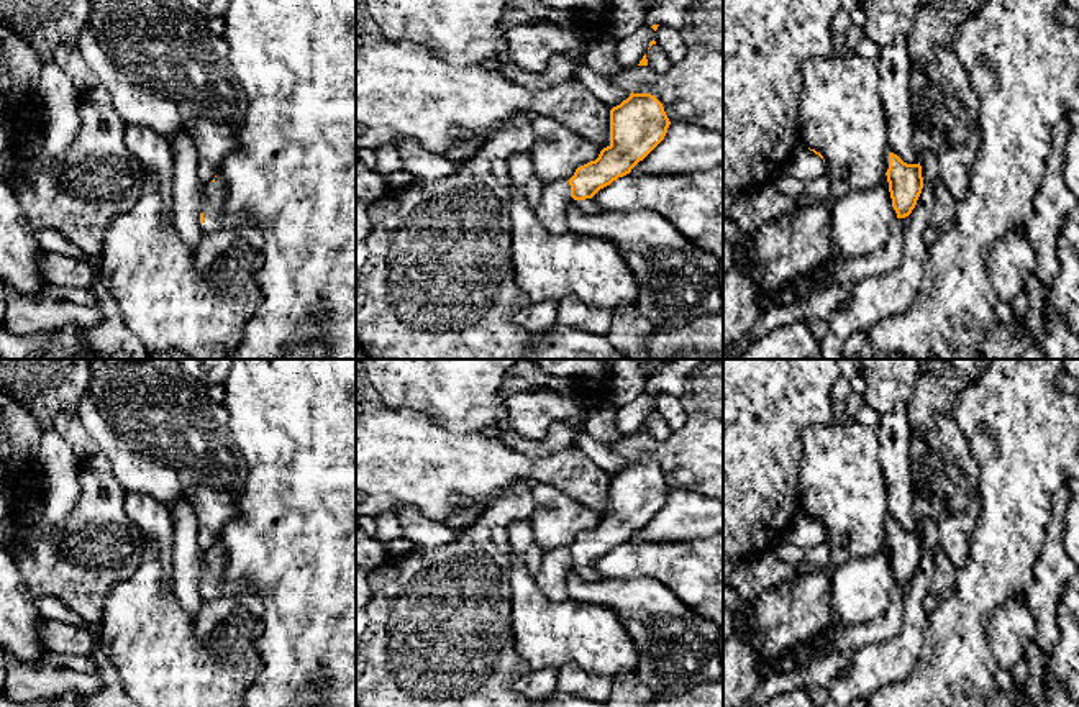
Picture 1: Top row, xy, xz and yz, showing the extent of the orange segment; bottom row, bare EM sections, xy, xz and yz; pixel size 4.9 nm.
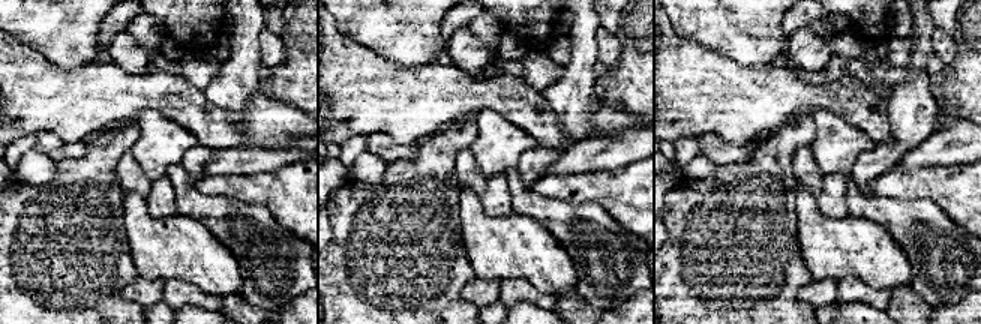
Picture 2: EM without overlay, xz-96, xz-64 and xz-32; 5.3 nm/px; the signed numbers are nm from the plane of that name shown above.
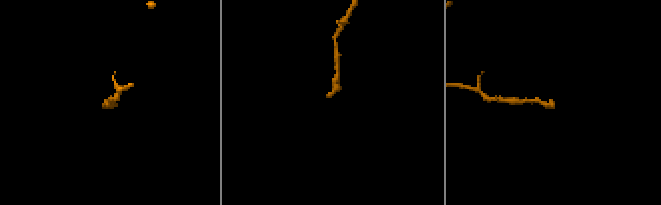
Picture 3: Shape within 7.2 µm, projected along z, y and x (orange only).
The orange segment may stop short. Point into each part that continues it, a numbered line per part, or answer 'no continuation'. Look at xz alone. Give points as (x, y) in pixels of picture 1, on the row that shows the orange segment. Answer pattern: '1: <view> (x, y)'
1: xz (587, 205)

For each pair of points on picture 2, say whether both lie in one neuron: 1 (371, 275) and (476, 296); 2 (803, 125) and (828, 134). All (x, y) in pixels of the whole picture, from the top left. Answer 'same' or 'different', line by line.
1: different
2: different

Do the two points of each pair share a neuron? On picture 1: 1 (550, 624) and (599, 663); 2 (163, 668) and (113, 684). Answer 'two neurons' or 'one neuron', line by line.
1: one neuron
2: two neurons

